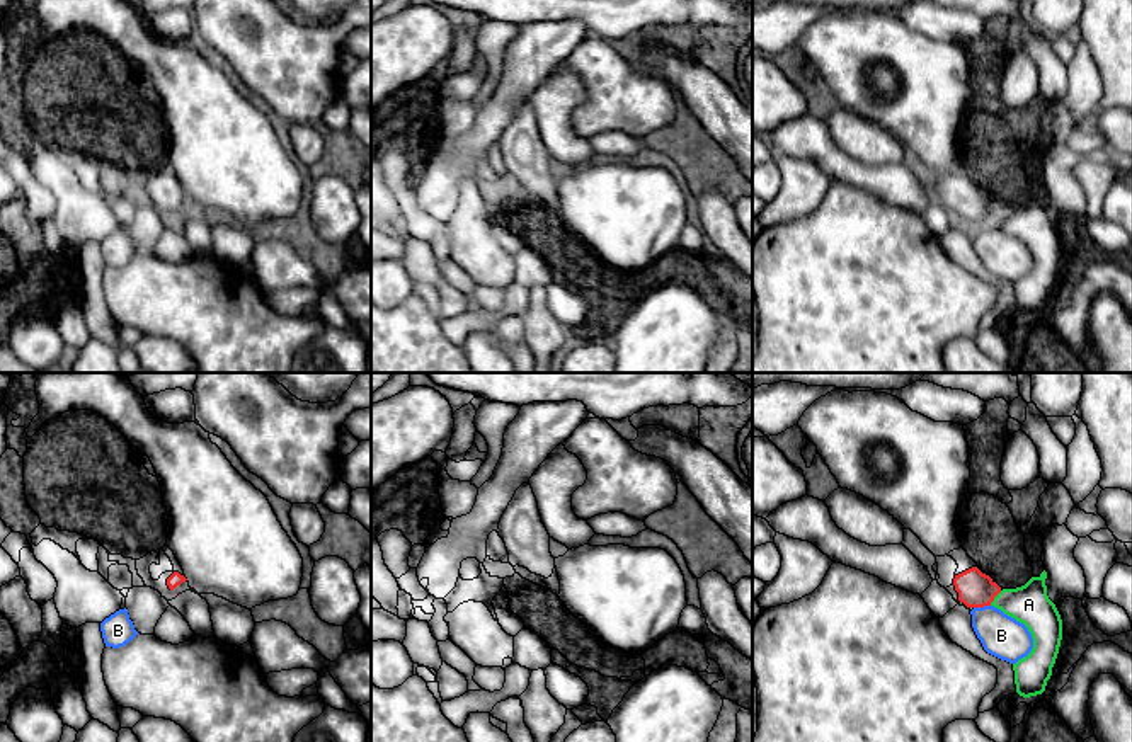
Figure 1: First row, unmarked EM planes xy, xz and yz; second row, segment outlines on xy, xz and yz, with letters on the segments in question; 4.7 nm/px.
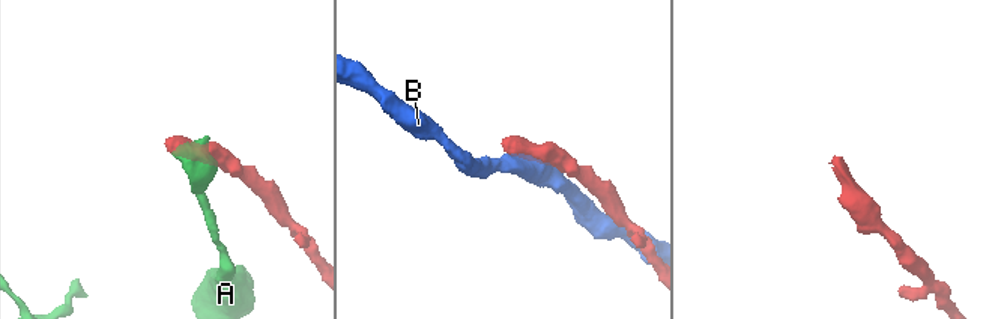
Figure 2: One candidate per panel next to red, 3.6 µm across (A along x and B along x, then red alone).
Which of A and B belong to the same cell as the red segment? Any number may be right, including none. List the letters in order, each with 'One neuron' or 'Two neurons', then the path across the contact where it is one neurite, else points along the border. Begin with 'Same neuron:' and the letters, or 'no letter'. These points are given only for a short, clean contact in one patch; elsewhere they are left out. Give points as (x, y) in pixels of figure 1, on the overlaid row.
Same neuron: no letter
A: Two neurons. Boundary: yz (1001, 591), (989, 605)
B: Two neurons

